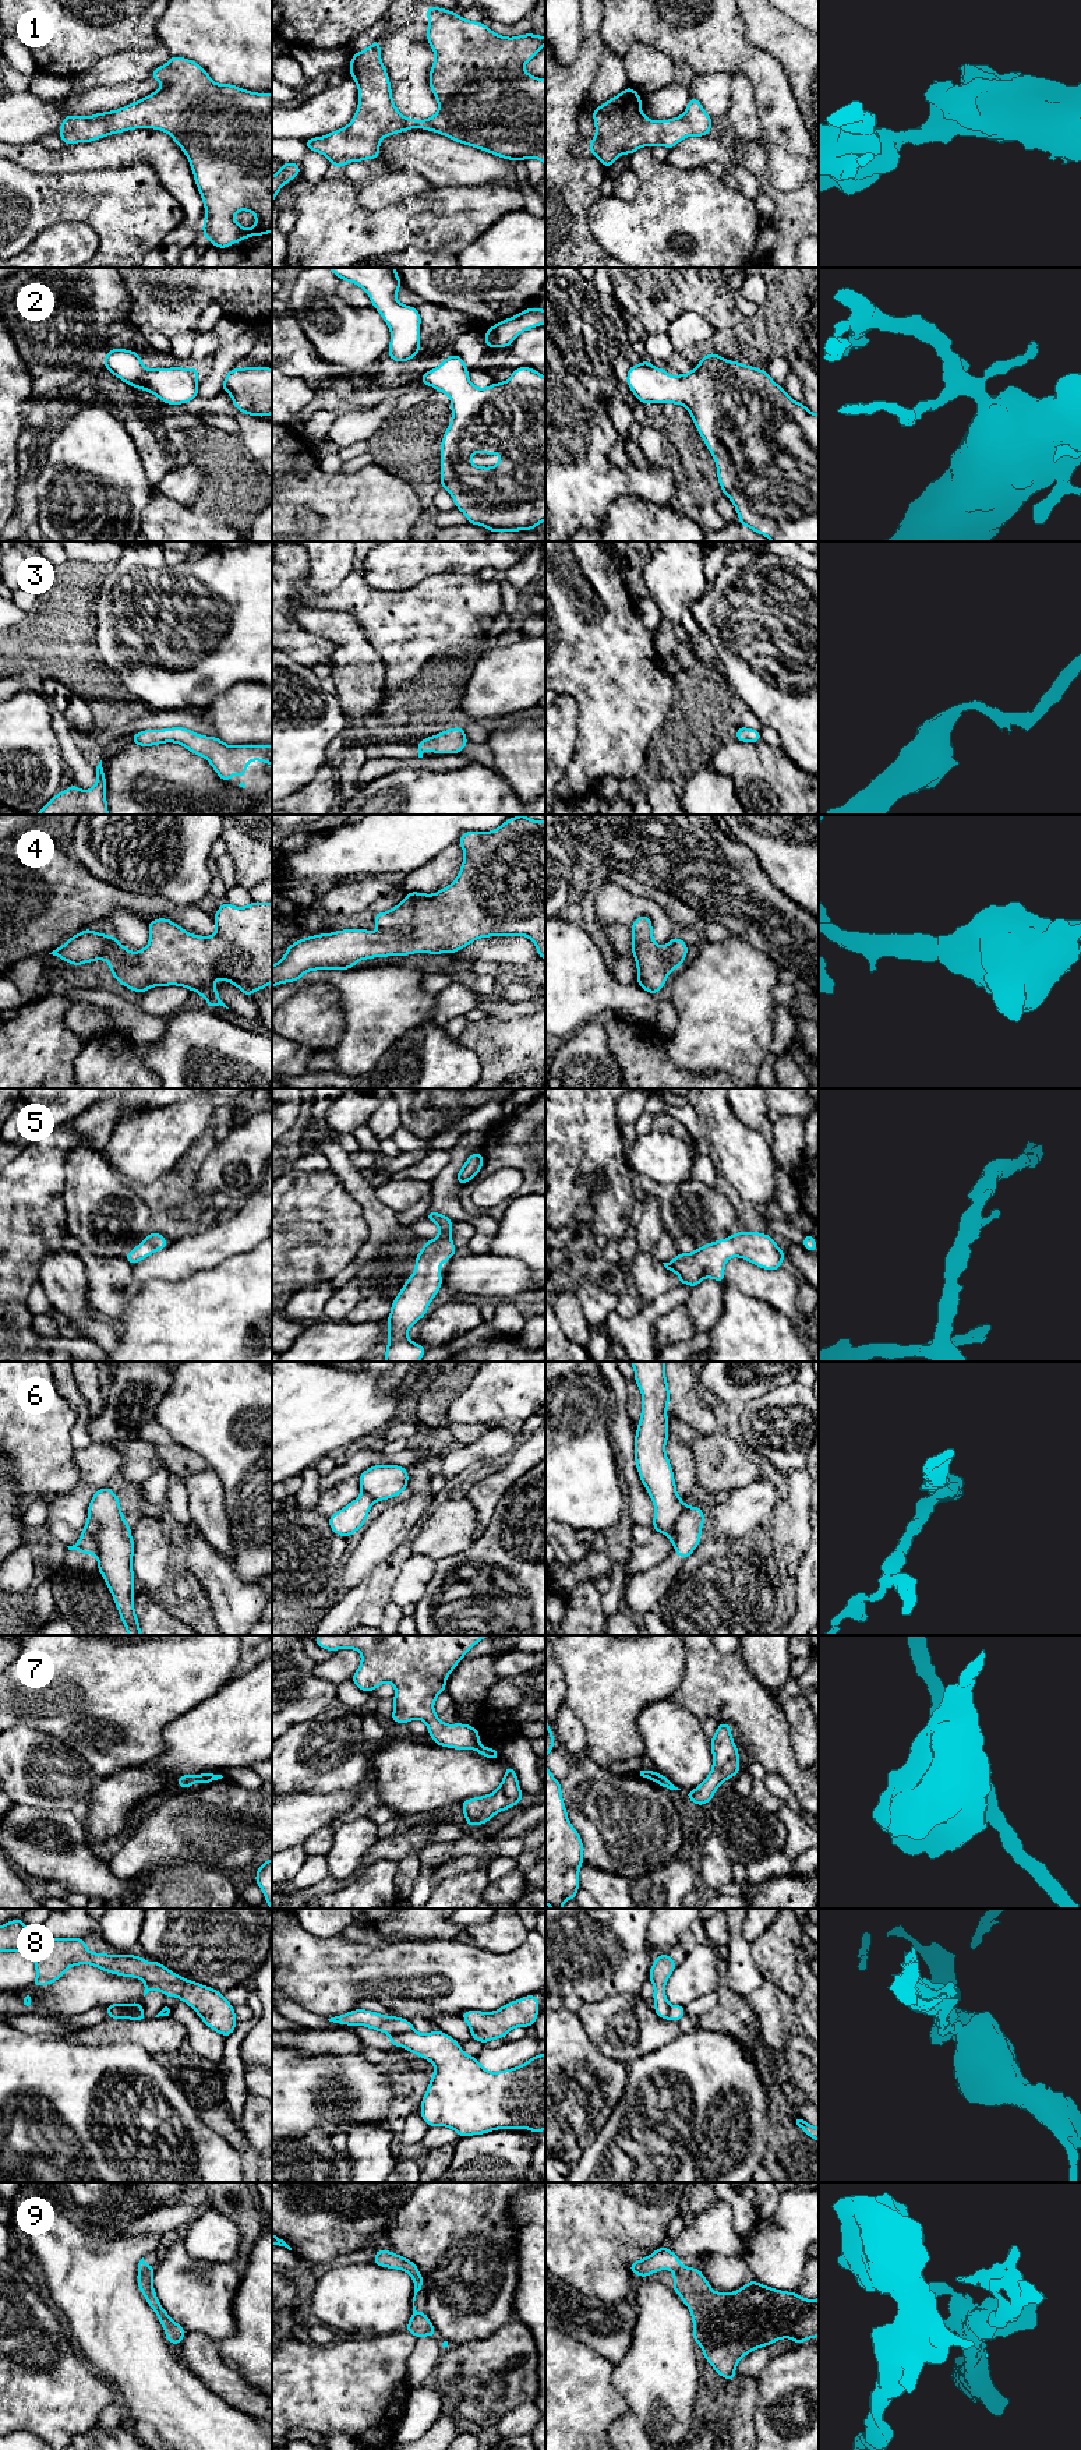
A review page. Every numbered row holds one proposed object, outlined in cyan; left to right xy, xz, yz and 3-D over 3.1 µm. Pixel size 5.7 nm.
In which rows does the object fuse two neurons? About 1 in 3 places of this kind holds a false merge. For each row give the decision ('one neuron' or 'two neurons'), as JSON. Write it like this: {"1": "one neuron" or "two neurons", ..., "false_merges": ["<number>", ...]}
{"1": "one neuron", "2": "one neuron", "3": "one neuron", "4": "one neuron", "5": "one neuron", "6": "two neurons", "7": "two neurons", "8": "two neurons", "9": "one neuron", "false_merges": ["6", "7", "8"]}

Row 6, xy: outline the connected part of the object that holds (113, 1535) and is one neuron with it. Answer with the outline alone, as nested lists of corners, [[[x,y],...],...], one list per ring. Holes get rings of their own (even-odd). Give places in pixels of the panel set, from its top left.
[[[103,1486],[91,1498],[88,1517],[96,1522],[98,1571],[102,1574],[128,1635],[141,1635],[134,1609],[131,1526],[124,1521],[117,1494]]]

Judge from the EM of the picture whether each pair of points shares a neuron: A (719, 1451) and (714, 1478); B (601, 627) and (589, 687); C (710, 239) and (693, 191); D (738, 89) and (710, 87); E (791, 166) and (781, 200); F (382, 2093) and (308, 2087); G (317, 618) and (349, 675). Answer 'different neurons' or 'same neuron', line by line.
A: same neuron
B: same neuron
C: same neuron
D: different neurons
E: different neurons
F: same neuron
G: same neuron

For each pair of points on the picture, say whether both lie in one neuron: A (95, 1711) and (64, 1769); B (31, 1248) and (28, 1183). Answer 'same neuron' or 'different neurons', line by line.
A: different neurons
B: same neuron

